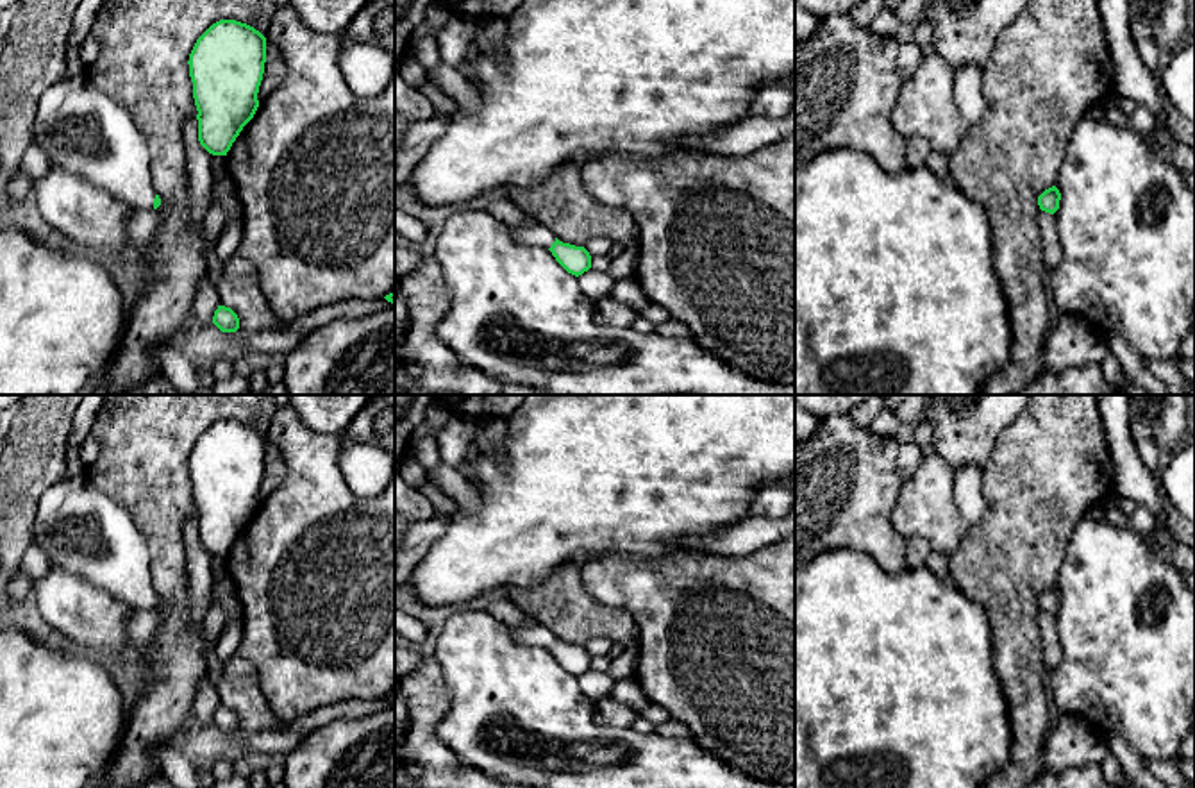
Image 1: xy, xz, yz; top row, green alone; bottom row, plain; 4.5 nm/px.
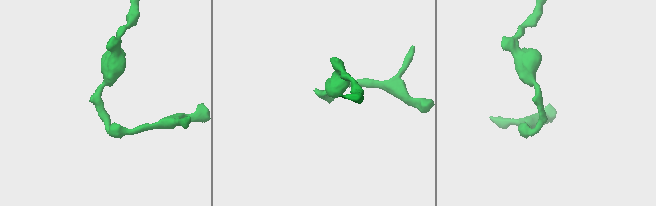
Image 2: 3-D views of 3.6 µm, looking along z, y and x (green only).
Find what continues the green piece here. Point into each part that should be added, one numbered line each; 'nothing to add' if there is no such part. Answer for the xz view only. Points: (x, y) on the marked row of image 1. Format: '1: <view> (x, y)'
1: xz (531, 233)

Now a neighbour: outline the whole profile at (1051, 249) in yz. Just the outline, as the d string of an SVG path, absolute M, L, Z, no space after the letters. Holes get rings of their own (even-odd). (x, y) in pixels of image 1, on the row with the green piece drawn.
M1038 213L1038 229L1041 236L1041 256L1047 273L1061 261L1061 243L1056 231L1056 218L1050 213Z

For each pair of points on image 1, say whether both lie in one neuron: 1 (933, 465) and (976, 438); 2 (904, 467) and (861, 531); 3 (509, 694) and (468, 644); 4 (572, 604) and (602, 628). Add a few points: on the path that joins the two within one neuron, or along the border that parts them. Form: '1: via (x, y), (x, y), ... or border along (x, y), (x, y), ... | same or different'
1: border along (931, 449), (954, 469) | different
2: border along (897, 445), (897, 476), (902, 481) | different
3: via (497, 681), (477, 656) | same
4: via (579, 611), (586, 619), (595, 620) | same

